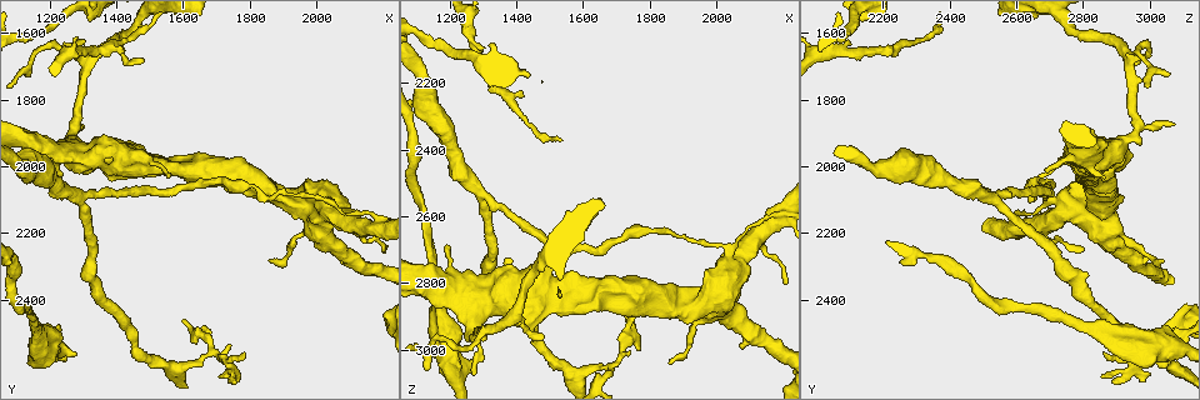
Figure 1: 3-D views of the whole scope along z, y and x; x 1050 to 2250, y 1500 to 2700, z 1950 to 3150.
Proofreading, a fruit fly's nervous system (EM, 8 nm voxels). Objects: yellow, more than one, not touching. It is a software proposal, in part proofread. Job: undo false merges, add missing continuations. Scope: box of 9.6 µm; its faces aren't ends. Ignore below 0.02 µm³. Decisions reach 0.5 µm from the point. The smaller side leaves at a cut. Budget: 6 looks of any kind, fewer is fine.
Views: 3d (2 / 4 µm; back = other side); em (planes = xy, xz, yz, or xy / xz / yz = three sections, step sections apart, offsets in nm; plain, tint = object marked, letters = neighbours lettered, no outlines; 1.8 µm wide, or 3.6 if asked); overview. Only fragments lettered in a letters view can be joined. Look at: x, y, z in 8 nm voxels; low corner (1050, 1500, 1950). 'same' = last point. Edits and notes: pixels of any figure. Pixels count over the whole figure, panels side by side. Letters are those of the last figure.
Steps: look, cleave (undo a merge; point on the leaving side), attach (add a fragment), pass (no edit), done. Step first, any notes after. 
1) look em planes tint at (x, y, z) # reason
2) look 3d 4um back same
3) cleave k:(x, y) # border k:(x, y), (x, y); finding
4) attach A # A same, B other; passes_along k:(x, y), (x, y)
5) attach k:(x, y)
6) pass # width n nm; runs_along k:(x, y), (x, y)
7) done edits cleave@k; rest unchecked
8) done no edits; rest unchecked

look 3d 4um at (1150, 1610, 2090) # abrupt turn

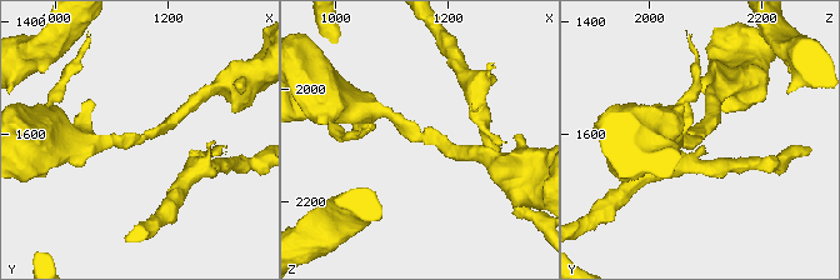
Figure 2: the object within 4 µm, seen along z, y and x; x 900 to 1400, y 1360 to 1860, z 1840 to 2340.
look em 3.6um xz step 4 tint at (1145, 1605, 2080) # arm_widths 200, 200 nm

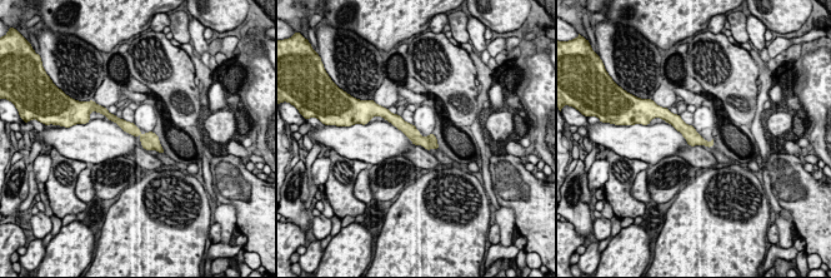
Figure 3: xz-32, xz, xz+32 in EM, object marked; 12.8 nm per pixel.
look em 3.6um planes letters same # another direction

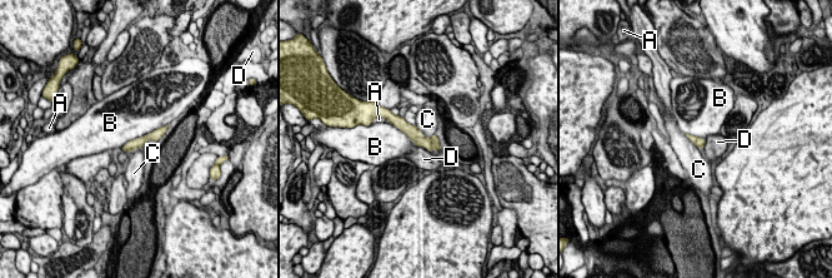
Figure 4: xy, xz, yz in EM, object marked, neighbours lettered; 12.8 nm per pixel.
pass # A other, B other, C other, D other; border 4:(169, 124), (133, 138), (121, 148); all the same cell

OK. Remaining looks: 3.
look 3d 4um at (1310, 2090, 2530) # two arms in line, one across

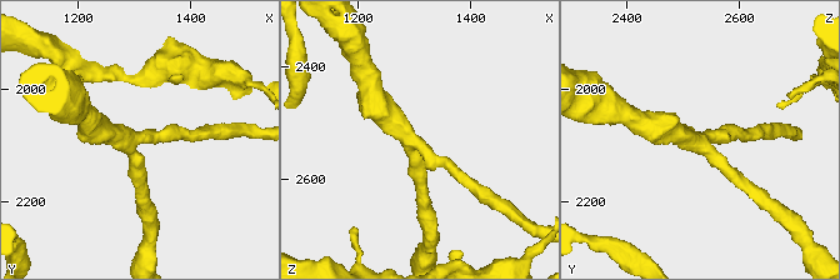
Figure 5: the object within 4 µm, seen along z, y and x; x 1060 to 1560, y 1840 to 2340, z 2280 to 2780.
look em xz step 16 tint at (1310, 2095, 2535) # arms 3; arm_widths 180, 200, 340 nm

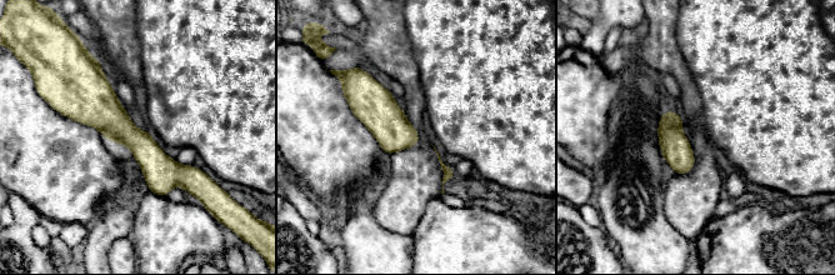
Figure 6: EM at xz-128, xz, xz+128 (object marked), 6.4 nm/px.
look em yz step 8 letters same

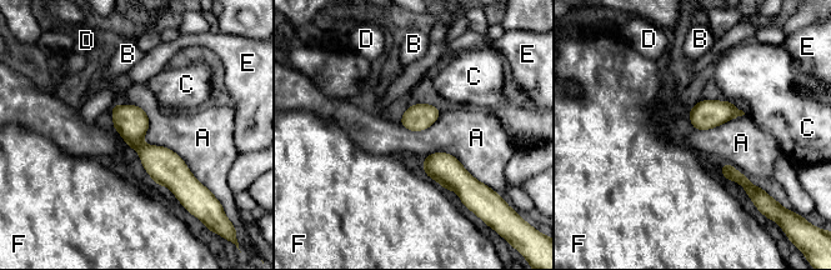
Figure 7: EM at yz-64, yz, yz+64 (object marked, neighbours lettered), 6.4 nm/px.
pass # width 180 nm; A other, B other, C other, D other, E other, F other; runs_along 7:(116, 108), (179, 189); all the same cell

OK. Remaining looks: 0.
done no edits; rest unchecked

